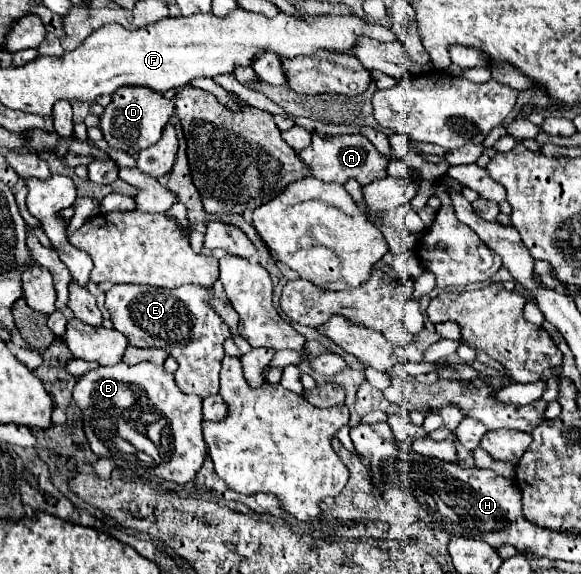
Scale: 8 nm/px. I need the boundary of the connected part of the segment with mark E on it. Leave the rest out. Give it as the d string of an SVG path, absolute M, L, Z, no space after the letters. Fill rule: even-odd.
M112 285L106 291L106 309L114 321L114 329L126 335L132 347L162 347L180 363L176 371L176 383L182 391L208 397L218 393L218 373L224 359L224 341L230 337L228 325L218 317L218 313L208 305L208 291L202 287L178 287L178 289L156 289L150 285Z

